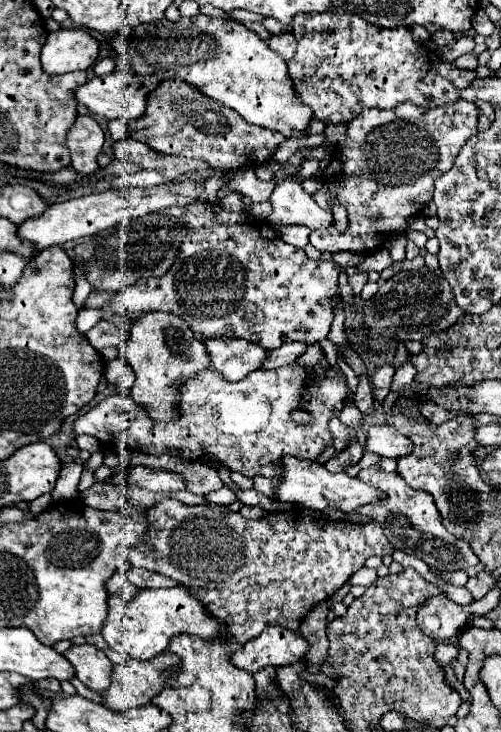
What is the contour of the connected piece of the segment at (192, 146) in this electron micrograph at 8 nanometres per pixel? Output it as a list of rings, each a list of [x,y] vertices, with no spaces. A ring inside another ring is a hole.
[[[177,77],[159,83],[151,91],[143,117],[129,121],[127,133],[129,137],[147,143],[151,149],[163,155],[203,159],[209,163],[213,175],[229,169],[261,165],[269,161],[277,145],[285,141],[285,137],[277,131],[245,123],[237,111],[201,95],[193,85]]]

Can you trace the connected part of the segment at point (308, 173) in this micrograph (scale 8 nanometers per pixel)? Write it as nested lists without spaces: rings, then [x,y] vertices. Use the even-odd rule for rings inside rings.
[[[308,160],[305,161],[296,171],[296,176],[304,179],[308,179],[312,177],[316,172],[317,168],[319,167],[318,160]]]

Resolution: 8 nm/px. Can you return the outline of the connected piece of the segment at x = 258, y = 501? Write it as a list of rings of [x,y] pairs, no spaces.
[[[247,489],[247,491],[237,491],[237,497],[243,505],[261,505],[263,507],[263,493],[255,491],[255,489]]]

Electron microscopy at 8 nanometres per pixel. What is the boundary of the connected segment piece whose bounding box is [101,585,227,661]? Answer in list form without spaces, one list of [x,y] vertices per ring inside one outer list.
[[[177,585],[173,589],[137,589],[137,595],[129,601],[127,607],[119,605],[119,595],[111,597],[109,615],[103,623],[101,635],[107,645],[131,659],[149,661],[163,653],[177,633],[195,633],[201,637],[217,637],[219,631],[227,631],[219,619],[207,615],[201,601],[191,597],[185,587]]]

